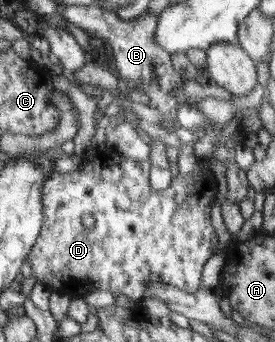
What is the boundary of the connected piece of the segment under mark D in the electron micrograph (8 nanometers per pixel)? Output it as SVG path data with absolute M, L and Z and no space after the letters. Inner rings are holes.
M233 131L227 141L215 142L213 157L199 159L195 173L183 173L173 179L170 188L155 189L151 185L151 163L148 160L135 160L106 145L87 150L81 156L82 162L73 173L55 173L42 184L43 225L37 243L27 256L32 276L36 283L43 283L55 292L63 292L71 300L84 298L95 289L111 291L113 295L125 295L140 302L145 298L147 281L163 281L185 293L197 293L203 289L203 265L209 257L222 250L227 236L219 221L219 205L239 203L249 193L245 171L235 157L235 147L245 141L245 133ZM219 161L225 165L227 189L219 181ZM83 215L91 215L95 224L91 229L83 225Z

